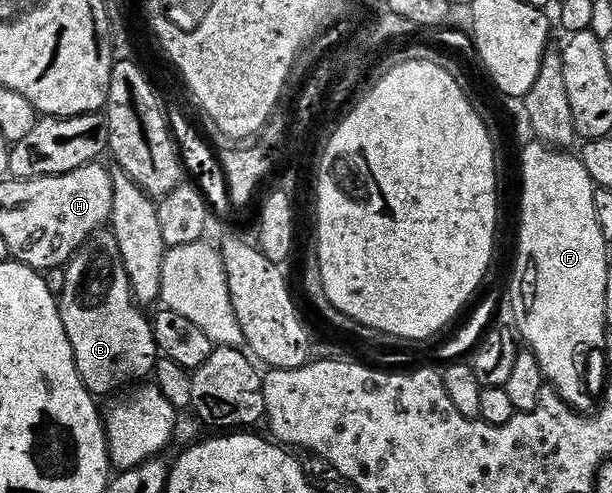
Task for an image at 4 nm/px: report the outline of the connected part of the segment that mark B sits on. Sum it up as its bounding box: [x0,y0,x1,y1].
[57,228,161,396]

